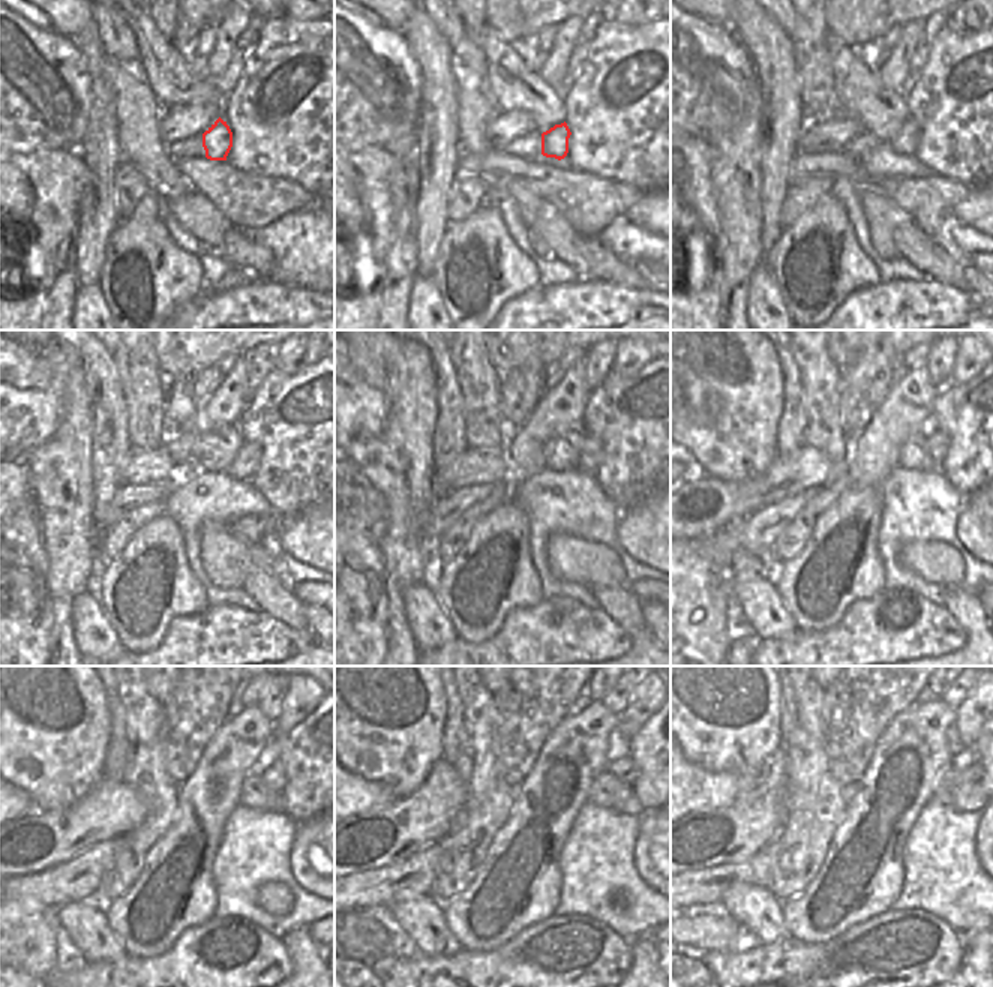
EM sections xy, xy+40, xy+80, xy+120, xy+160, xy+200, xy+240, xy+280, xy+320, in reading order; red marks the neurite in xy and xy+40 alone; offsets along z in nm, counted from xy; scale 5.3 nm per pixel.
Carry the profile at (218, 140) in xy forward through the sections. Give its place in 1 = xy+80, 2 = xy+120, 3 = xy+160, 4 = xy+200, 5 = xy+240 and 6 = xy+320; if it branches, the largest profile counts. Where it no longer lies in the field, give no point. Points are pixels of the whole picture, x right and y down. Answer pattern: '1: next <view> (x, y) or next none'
1: next xy+80 (905, 143)
2: next xy+120 (248, 458)
3: next xy+160 (591, 450)
4: next xy+200 (938, 443)
5: next xy+240 (272, 773)
6: next xy+320 (965, 759)

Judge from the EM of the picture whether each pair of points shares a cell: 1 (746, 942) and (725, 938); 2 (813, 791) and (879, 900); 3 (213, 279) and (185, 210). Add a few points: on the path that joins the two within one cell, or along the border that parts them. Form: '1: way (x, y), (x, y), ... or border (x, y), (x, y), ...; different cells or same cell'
1: border (746, 935), (737, 939), (732, 951); different cells
2: border (848, 800), (845, 818), (836, 828), (822, 860); different cells
3: border (173, 218), (204, 252), (227, 263); different cells

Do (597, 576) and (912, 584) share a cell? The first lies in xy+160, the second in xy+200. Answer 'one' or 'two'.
two

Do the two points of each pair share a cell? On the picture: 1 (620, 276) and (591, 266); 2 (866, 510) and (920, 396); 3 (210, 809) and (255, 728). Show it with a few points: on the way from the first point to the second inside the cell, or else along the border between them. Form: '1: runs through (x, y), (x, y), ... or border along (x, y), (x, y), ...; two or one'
1: runs through (612, 270), (599, 266); one
2: runs through (866, 482), (869, 461), (891, 425); one
3: runs through (212, 789), (224, 762), (237, 747); one

